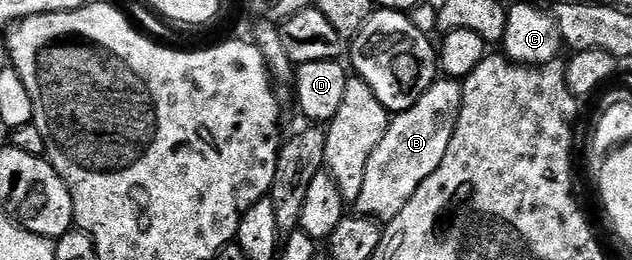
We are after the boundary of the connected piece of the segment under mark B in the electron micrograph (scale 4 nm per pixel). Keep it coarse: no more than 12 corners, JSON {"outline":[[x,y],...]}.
{"outline":[[436,79],[392,116],[356,214],[386,223],[441,167],[463,87]]}

